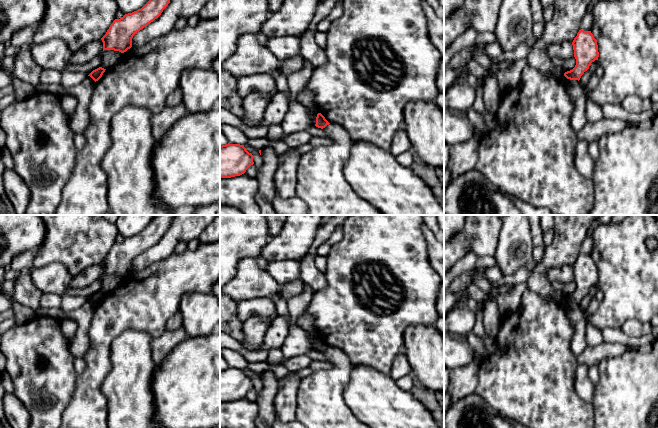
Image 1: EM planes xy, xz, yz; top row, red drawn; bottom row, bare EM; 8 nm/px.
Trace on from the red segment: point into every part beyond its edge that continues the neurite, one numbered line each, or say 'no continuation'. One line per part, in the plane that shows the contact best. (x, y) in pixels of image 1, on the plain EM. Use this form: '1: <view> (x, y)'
no continuation

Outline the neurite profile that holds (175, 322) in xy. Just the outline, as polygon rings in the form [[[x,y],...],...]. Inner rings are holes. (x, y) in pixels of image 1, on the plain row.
[[[177,312],[167,321],[166,329],[173,331],[179,329],[180,327],[182,327],[182,317],[180,312]]]

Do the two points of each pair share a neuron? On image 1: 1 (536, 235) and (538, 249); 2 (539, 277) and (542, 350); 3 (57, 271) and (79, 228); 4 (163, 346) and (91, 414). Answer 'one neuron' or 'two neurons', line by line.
1: one neuron
2: two neurons
3: two neurons
4: two neurons

